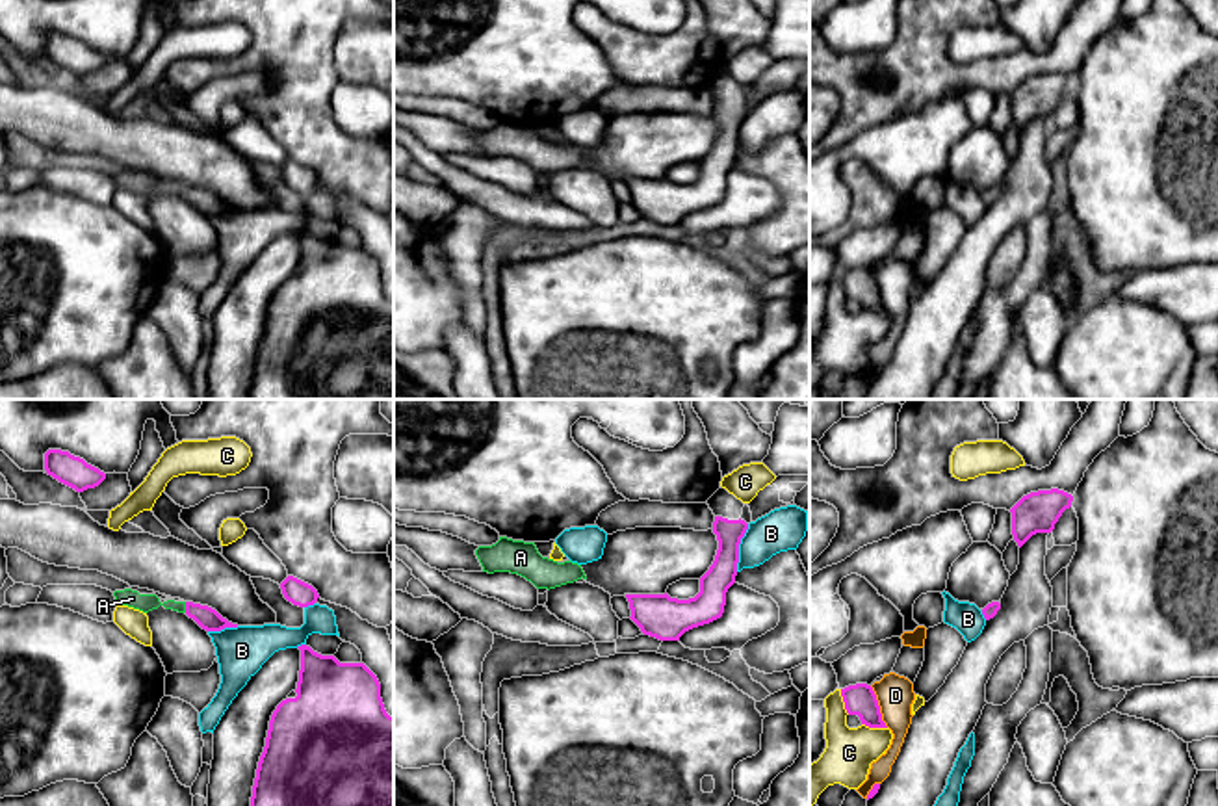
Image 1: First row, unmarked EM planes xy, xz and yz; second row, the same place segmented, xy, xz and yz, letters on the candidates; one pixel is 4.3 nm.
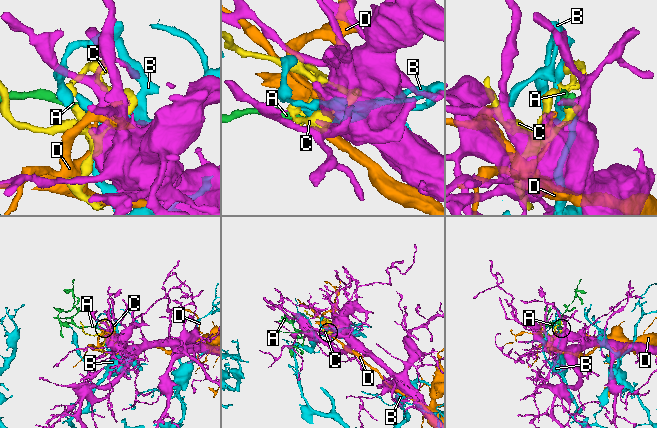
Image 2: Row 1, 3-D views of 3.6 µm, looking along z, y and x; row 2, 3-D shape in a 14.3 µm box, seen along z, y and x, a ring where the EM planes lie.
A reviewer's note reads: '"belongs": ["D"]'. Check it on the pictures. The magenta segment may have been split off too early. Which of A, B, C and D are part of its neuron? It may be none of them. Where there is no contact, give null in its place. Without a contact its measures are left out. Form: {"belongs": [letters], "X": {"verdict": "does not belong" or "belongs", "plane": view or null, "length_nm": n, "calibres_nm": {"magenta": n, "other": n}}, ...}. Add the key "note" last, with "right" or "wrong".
{"belongs": ["A"], "A": {"verdict": "belongs", "plane": "xy", "length_nm": 50, "calibres_nm": {"magenta": 100, "other": 80}}, "B": {"verdict": "does not belong", "plane": "xz", "length_nm": 220, "calibres_nm": {"magenta": 130, "other": 180}}, "C": {"verdict": "does not belong", "plane": "yz", "length_nm": 120, "calibres_nm": {"magenta": 140, "other": 220}}, "D": {"verdict": "does not belong", "plane": "yz", "length_nm": 200, "calibres_nm": {"magenta": 140, "other": 160}}, "note": "wrong"}

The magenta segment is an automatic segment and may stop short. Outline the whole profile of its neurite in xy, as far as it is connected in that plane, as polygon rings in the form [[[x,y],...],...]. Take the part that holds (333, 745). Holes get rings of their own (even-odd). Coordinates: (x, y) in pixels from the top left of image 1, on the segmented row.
[[[301,644],[297,696],[271,715],[258,761],[251,806],[394,806],[394,717],[384,709],[381,683],[364,663],[340,663]]]

